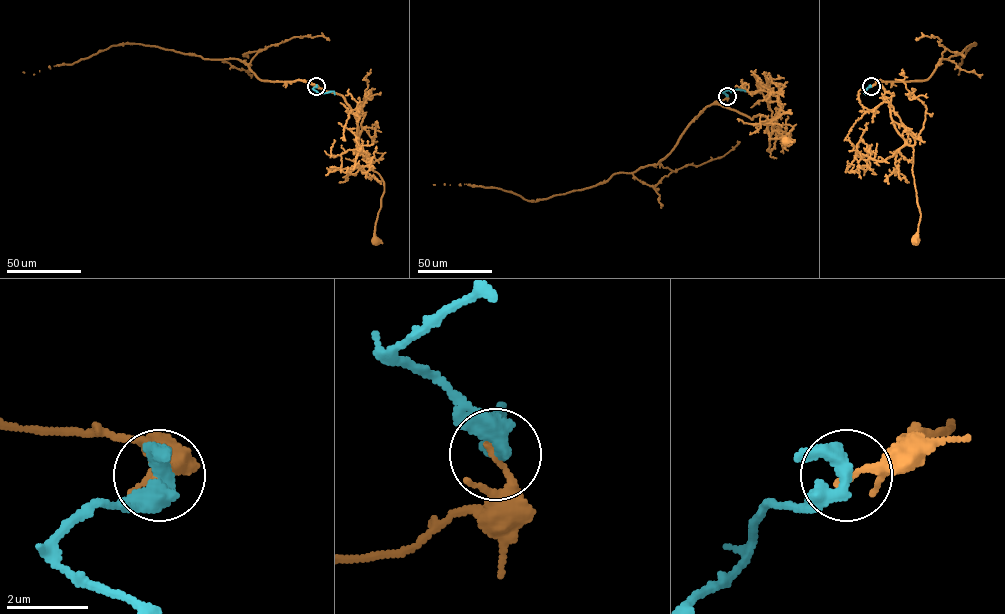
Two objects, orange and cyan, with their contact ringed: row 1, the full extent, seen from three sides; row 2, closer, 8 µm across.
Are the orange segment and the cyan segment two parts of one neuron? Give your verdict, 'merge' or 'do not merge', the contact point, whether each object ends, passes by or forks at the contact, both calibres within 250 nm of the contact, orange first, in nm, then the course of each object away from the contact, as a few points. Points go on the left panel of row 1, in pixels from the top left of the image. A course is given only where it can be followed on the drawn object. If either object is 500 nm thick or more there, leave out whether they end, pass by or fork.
do not merge | (316, 86) | orange ends | cyan passes by | 150/420 nm | orange via (316, 86), (344, 97), (357, 124), (359, 150), (383, 182), (374, 241) | cyan via (316, 86), (313, 88), (320, 93), (333, 91), (335, 94)

